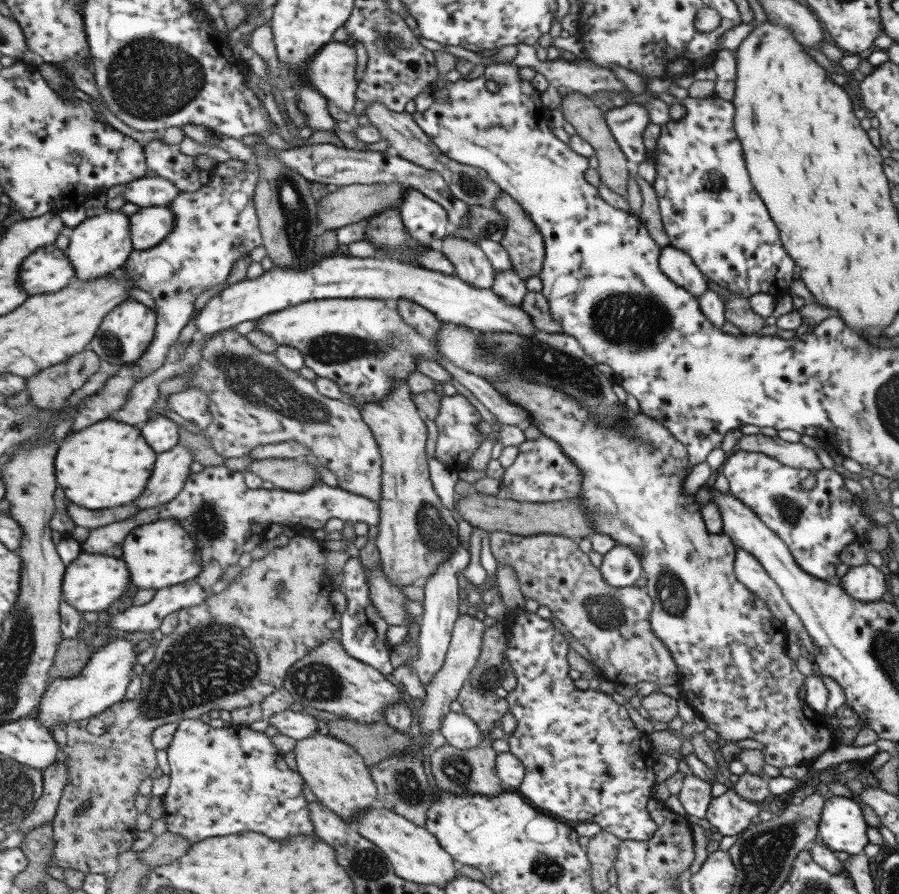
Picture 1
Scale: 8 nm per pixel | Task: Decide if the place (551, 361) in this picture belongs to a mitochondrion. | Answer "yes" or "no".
yes

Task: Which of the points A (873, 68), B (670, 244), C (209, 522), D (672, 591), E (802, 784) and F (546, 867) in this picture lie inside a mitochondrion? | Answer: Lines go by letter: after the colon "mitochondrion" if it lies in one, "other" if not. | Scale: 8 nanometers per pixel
A: other
B: other
C: mitochondrion
D: mitochondrion
E: other
F: mitochondrion

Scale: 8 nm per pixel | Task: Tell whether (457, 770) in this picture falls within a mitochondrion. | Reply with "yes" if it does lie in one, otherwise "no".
yes

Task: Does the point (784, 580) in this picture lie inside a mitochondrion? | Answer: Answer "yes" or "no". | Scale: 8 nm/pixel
no

